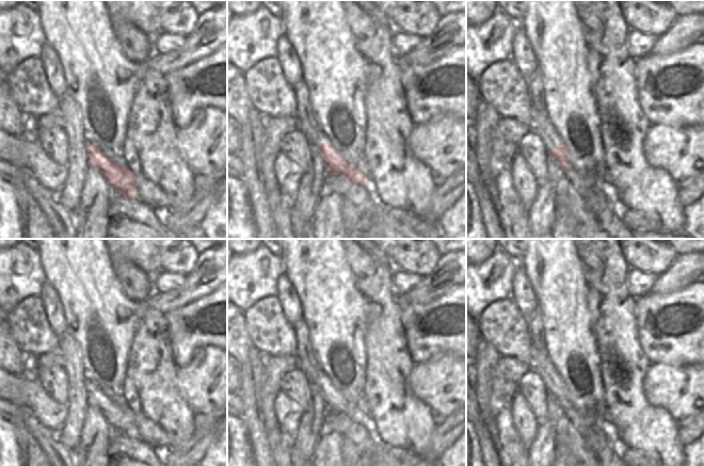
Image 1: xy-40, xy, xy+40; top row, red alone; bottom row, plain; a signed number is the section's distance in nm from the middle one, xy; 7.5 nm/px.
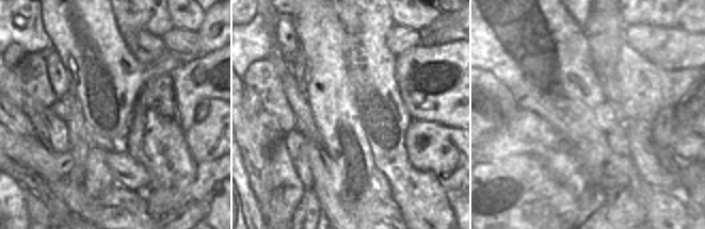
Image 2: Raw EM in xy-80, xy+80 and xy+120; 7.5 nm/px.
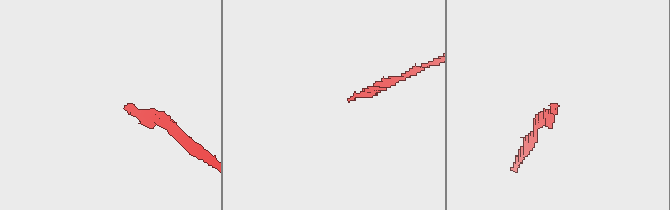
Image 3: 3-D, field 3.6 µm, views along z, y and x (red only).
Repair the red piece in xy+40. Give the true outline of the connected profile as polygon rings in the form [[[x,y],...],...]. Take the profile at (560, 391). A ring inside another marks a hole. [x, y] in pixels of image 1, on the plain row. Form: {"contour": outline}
{"contour": [[[563,381],[560,382],[558,386],[554,386],[550,393],[559,400],[562,407],[570,406],[567,402],[567,387]]]}

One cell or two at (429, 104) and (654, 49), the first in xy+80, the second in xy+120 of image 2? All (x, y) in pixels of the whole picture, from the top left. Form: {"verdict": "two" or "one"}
{"verdict": "two"}

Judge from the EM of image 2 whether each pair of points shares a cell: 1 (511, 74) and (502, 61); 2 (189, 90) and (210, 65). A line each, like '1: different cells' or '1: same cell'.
1: same cell
2: same cell

